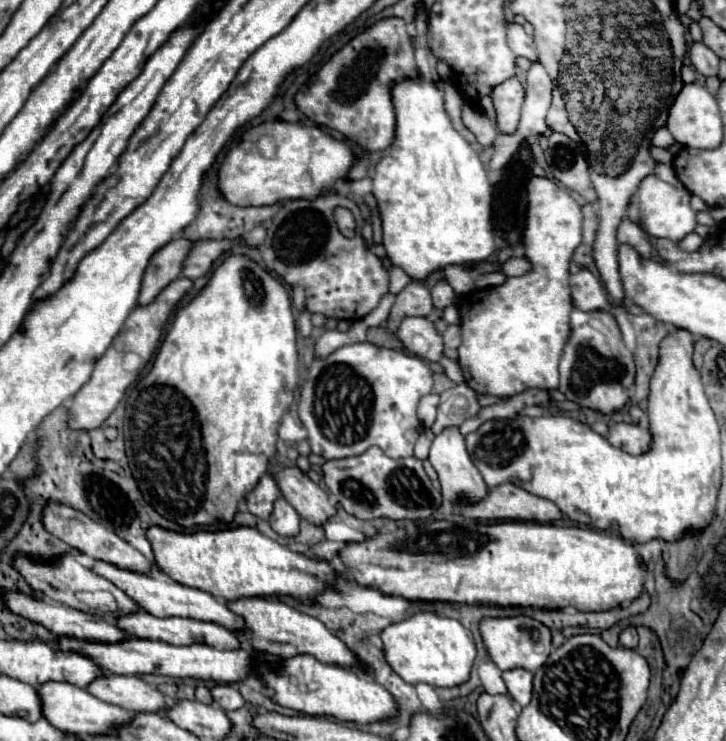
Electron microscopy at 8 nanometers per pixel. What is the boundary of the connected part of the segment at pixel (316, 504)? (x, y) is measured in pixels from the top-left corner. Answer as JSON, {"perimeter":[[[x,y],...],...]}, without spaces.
{"perimeter":[[[283,467],[273,477],[279,481],[283,497],[295,507],[301,519],[313,525],[325,525],[331,517],[335,517],[335,503],[299,467]]]}

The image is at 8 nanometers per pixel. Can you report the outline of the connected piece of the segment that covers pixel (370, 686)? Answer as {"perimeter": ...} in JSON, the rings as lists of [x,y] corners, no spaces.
{"perimeter":[[[299,655],[285,661],[287,673],[283,673],[283,677],[267,677],[267,681],[263,681],[271,689],[275,689],[273,701],[283,707],[291,707],[305,715],[329,715],[339,721],[351,721],[359,725],[387,721],[399,715],[395,697],[363,671],[325,665],[311,655]]]}

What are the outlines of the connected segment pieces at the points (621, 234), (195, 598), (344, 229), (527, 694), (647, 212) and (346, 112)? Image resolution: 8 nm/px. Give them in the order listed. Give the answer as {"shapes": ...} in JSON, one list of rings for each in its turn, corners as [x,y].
{"shapes":[[[[623,221],[621,225],[619,225],[619,231],[617,231],[617,241],[619,243],[625,243],[625,245],[631,245],[641,257],[651,257],[651,253],[653,253],[653,247],[651,247],[651,243],[649,243],[649,237],[647,237],[647,233],[639,227],[639,225],[635,225],[635,223],[631,223],[631,221]]],[[[97,561],[95,573],[99,573],[101,577],[109,579],[111,583],[115,583],[119,589],[123,589],[133,601],[137,601],[147,613],[155,615],[155,617],[187,617],[187,619],[197,619],[197,621],[211,621],[211,623],[217,623],[217,625],[223,625],[227,627],[229,631],[243,631],[245,629],[245,621],[241,615],[233,613],[225,601],[213,597],[211,593],[207,591],[201,591],[201,589],[193,589],[193,587],[187,587],[187,585],[181,585],[168,577],[158,568],[153,567],[149,575],[139,575],[139,573],[131,573],[131,571],[123,571],[111,563],[103,563],[103,561]]],[[[335,209],[335,223],[345,237],[351,237],[355,233],[355,219],[349,209]]],[[[525,669],[505,671],[503,681],[513,701],[517,701],[521,707],[525,707],[531,701],[531,693],[533,693],[533,673],[531,671],[525,671]]],[[[647,175],[639,189],[637,189],[637,201],[641,211],[641,227],[653,235],[653,237],[665,237],[671,241],[681,241],[685,235],[693,233],[697,219],[695,211],[691,209],[691,193],[687,189],[675,189],[673,185],[661,181],[657,175]]],[[[399,17],[381,19],[337,51],[311,79],[309,89],[295,95],[295,103],[317,125],[343,133],[363,149],[381,151],[395,139],[395,109],[391,103],[395,79],[419,77],[413,51],[405,21]]]]}

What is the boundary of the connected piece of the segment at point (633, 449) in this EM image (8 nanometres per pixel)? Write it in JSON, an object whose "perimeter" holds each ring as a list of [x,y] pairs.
{"perimeter":[[[617,423],[611,427],[609,443],[629,455],[643,455],[651,449],[651,433],[647,429],[641,429],[639,425]]]}

